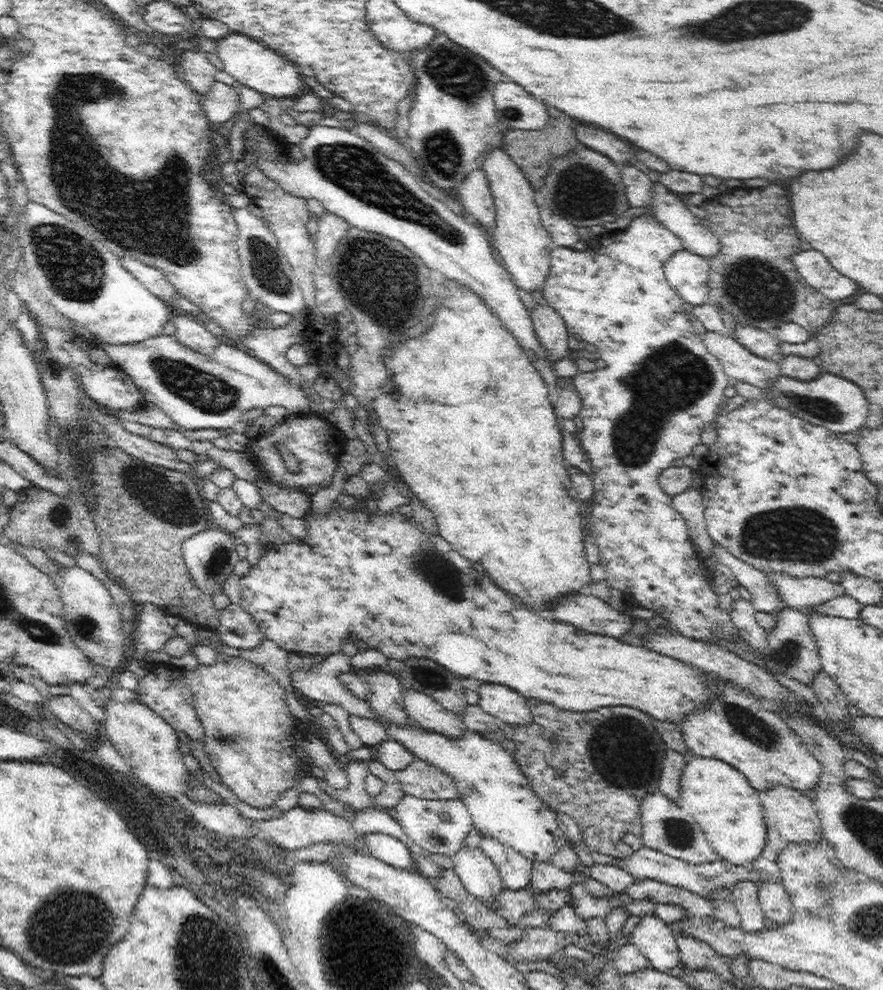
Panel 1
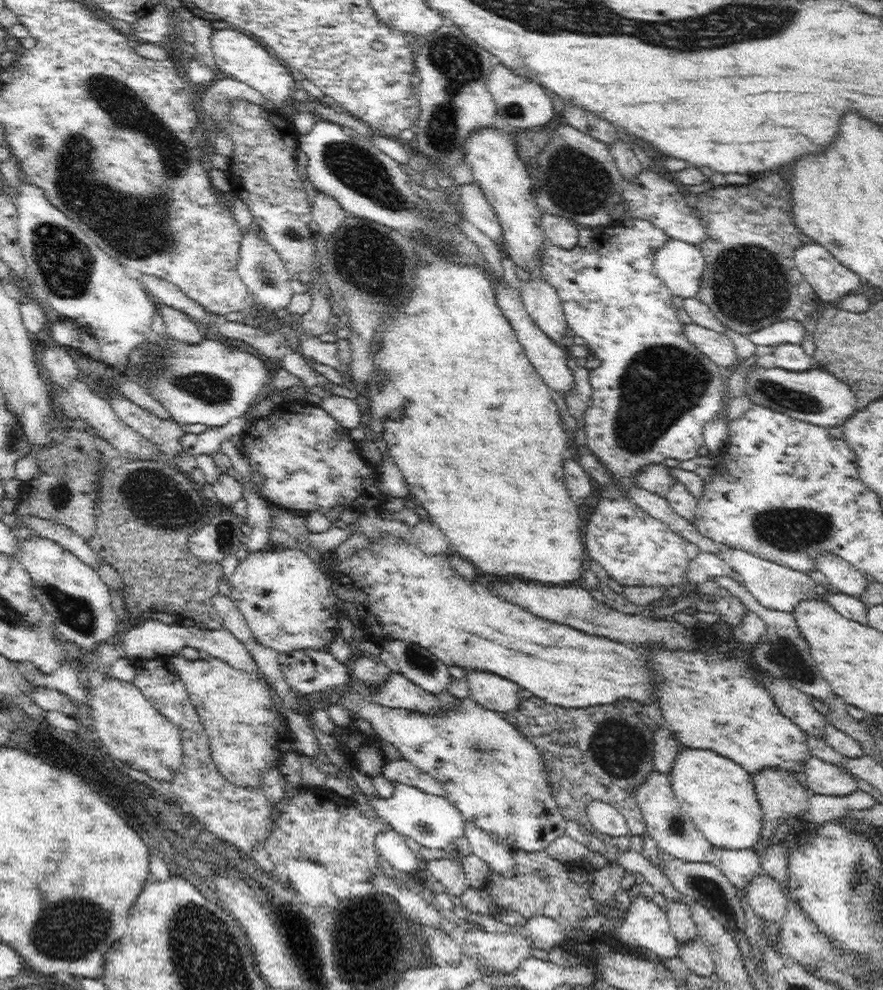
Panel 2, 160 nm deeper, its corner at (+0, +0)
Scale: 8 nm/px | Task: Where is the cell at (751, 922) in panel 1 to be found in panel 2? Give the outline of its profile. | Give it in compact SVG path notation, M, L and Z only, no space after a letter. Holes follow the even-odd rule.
M753 849L718 851L723 862L720 866L721 871L732 883L734 889L738 891L740 898L747 900L747 888L750 883L761 874L762 863L761 856Z

